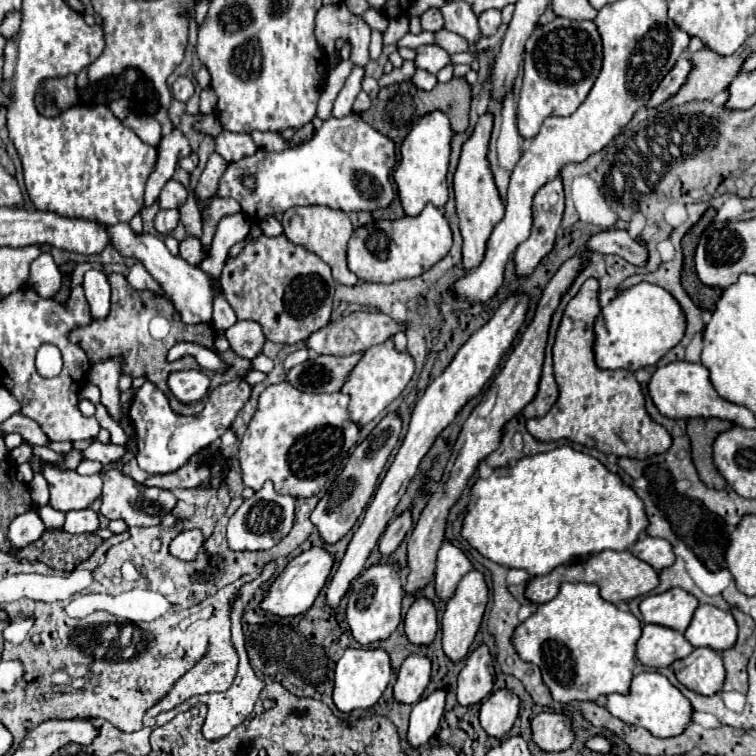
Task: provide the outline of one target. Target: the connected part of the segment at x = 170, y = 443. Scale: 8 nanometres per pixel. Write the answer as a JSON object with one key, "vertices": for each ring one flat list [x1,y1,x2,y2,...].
{"vertices":[[234,379,210,393,202,413,186,417,186,415,176,415,170,409,166,395,156,387,152,387,150,383,146,383,136,391,130,403,130,421,138,435,138,455,136,455,138,465,150,475,164,475,178,471,182,465,188,463,192,455,210,447,216,439,220,439,226,433,226,429,230,429,236,415,250,399,250,393,252,387,244,379]]}

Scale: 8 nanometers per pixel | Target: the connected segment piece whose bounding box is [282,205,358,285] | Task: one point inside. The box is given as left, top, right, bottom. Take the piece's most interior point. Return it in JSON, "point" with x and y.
{"point":[324,231]}

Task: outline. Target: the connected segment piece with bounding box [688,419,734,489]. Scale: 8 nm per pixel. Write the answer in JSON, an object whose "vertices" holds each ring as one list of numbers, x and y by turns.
{"vertices":[[692,419,688,421,688,437,692,443,692,459,702,477,702,481,712,489,724,489,726,481,718,473,712,461,712,443,716,437,734,425,730,421,720,419]]}

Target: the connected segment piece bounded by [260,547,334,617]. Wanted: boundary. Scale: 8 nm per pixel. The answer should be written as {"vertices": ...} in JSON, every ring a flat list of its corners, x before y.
{"vertices":[[312,547,312,549,304,551,302,555,294,557,286,565,286,569,276,577,276,581,272,583,272,587,270,587,268,595,264,597,264,601,260,603,260,607,266,611,272,611,274,615,282,615,282,617,300,615,300,613,308,611,312,607,312,603,316,601,318,593,322,591,322,587,326,585,332,565,334,565,332,553,328,553,322,547]]}

